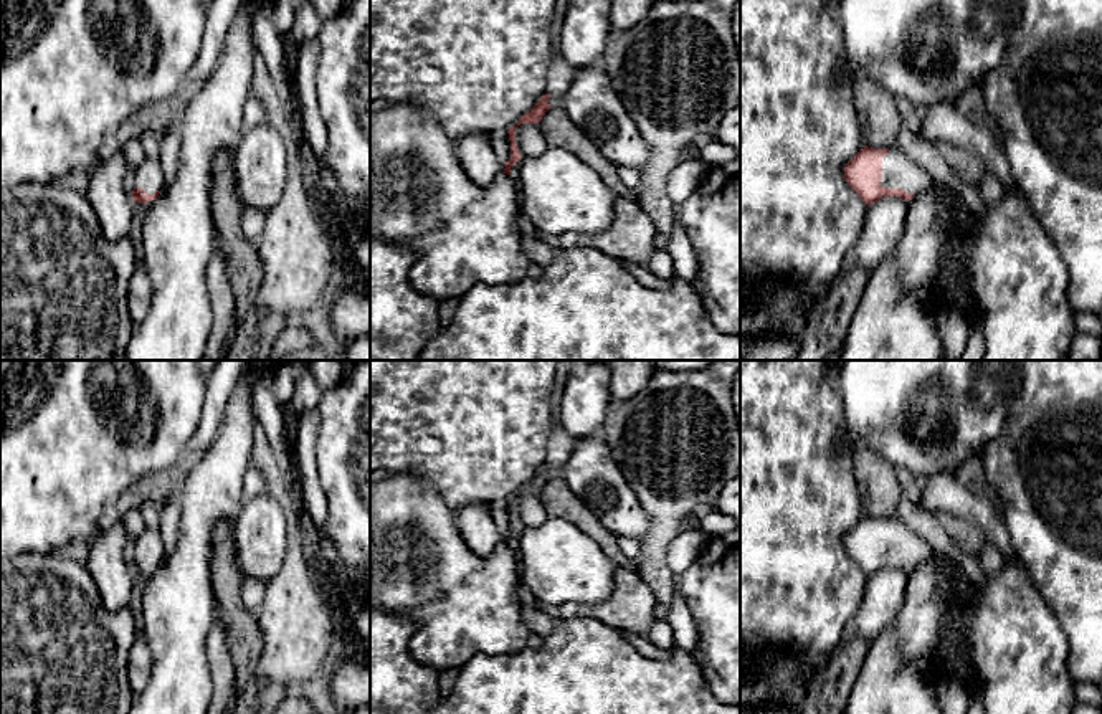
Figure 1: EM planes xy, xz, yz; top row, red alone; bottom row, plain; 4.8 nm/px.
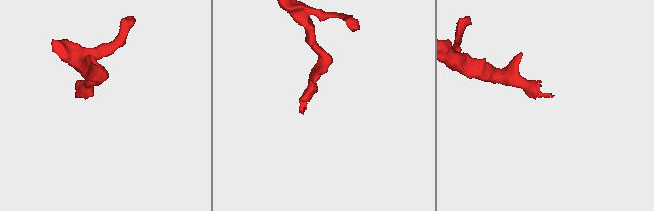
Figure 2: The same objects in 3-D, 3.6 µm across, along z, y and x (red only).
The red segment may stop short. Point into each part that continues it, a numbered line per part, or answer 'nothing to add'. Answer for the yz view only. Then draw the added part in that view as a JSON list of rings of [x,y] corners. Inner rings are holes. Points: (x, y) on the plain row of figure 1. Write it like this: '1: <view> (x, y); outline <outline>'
1: yz (897, 541); outline [[[897,517],[889,519],[889,524],[882,527],[882,550],[879,555],[904,559],[907,564],[917,565],[932,554],[930,545]]]

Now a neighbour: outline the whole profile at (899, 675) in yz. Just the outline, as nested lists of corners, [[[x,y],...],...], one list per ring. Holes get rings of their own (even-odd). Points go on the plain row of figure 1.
[[[933,552],[907,572],[905,595],[892,626],[871,645],[853,686],[846,714],[940,714],[935,688],[948,668],[933,658],[943,638],[953,641],[952,616],[968,578],[957,560]]]

